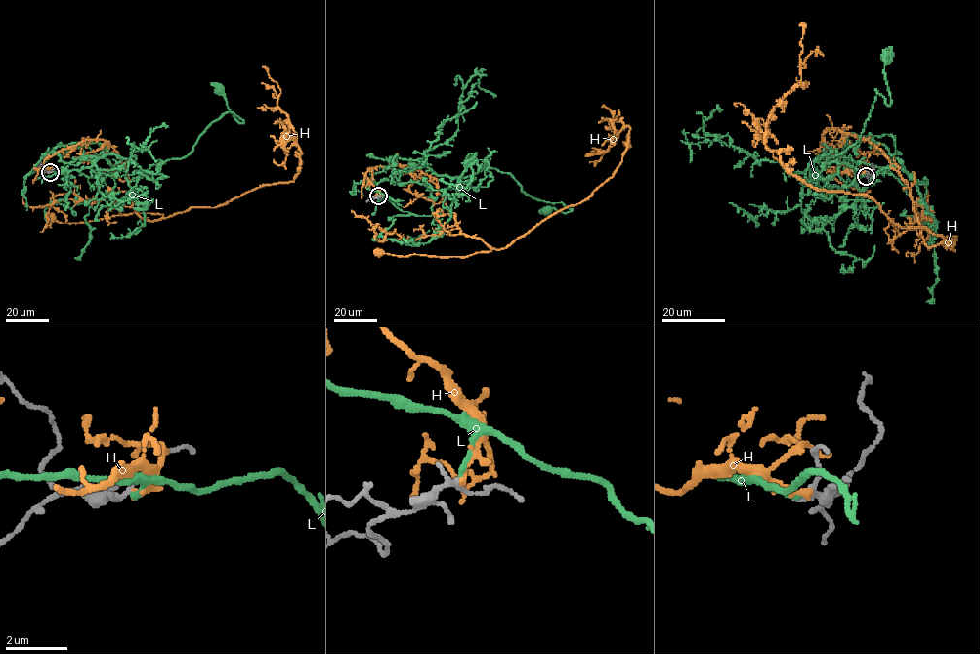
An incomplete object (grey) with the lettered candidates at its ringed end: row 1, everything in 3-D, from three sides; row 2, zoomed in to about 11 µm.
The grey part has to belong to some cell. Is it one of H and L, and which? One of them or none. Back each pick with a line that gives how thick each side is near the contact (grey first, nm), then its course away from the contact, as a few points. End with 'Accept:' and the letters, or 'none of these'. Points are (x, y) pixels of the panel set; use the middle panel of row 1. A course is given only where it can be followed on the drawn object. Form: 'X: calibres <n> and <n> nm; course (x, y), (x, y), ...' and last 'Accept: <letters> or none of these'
L: calibres 120 and 170 nm; course (378, 196), (364, 182), (385, 167), (459, 177), (487, 162), (509, 173), (526, 194), (572, 209), (547, 209)
Accept: L

